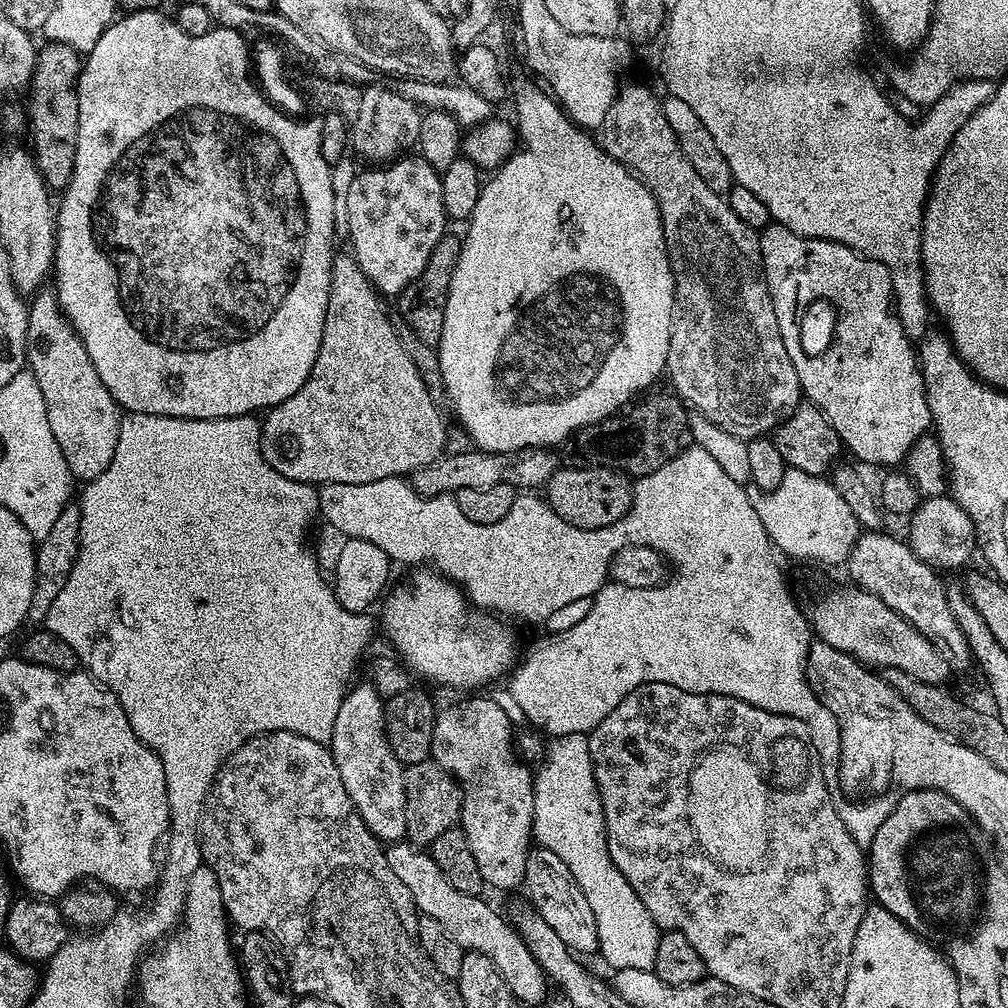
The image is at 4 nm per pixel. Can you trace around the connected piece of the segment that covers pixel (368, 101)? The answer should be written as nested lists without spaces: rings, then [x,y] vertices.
[[[368,86],[363,89],[362,102],[355,117],[350,120],[352,126],[352,148],[364,160],[372,160],[373,165],[380,166],[391,162],[401,154],[409,151],[418,138],[421,109],[414,102],[402,98],[395,87],[376,88]]]

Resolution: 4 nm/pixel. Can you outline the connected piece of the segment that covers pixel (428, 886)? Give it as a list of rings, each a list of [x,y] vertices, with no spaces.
[[[392,842],[387,845],[386,855],[390,870],[394,870],[398,882],[416,903],[417,913],[434,918],[441,933],[453,939],[465,952],[486,954],[521,1005],[539,1005],[549,995],[550,981],[538,966],[534,954],[530,954],[526,942],[522,942],[511,923],[503,920],[484,898],[454,890],[454,886],[446,882],[446,874],[438,870],[438,862],[434,862],[423,847],[411,842]]]

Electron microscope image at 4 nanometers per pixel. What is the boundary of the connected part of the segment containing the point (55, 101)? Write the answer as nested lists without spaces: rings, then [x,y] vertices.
[[[45,43],[36,54],[36,65],[32,75],[32,83],[28,96],[27,115],[30,117],[30,128],[32,124],[31,151],[36,158],[36,165],[42,174],[44,183],[52,190],[63,190],[67,188],[70,178],[74,174],[74,154],[78,146],[78,94],[76,93],[76,81],[80,79],[82,67],[81,53],[74,51],[65,44]]]

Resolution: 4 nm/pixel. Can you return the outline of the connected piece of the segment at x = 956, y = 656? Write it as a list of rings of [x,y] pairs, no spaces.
[[[882,530],[861,533],[851,548],[846,569],[857,587],[881,598],[891,609],[902,614],[908,622],[935,645],[949,662],[951,669],[964,670],[972,664],[969,644],[961,627],[950,611],[947,585],[940,580],[939,571],[922,562],[903,539],[896,539]]]

